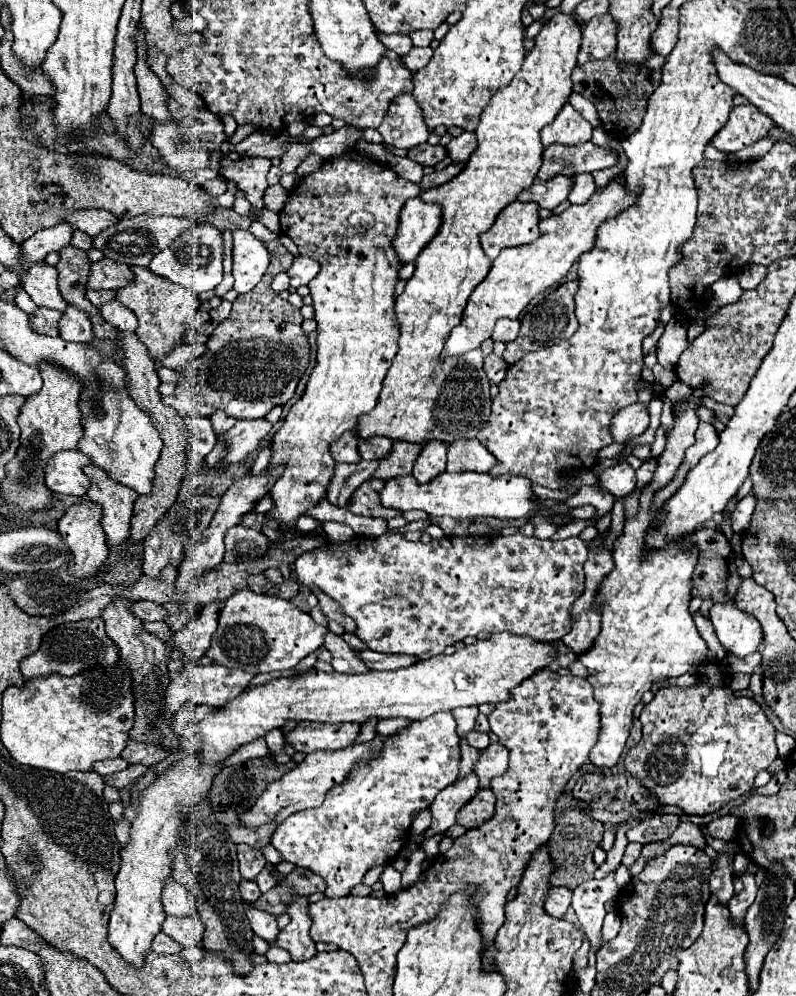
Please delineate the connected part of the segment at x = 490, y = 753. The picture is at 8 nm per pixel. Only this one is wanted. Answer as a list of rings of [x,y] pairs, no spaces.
[[[494,742],[488,748],[480,750],[478,760],[474,762],[474,772],[480,778],[480,788],[488,788],[490,780],[498,774],[504,774],[504,770],[508,768],[508,750]]]

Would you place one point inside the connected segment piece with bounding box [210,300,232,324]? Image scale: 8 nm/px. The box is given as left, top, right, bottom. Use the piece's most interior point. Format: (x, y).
(221, 313)

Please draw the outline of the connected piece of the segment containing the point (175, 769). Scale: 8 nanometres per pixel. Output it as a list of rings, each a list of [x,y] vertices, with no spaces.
[[[498,632],[492,638],[478,640],[470,646],[462,646],[452,656],[440,654],[438,658],[430,658],[428,662],[416,662],[408,668],[400,668],[394,672],[364,672],[364,674],[340,674],[340,672],[320,672],[308,670],[294,678],[276,678],[262,686],[250,688],[236,696],[234,700],[220,706],[214,714],[208,714],[204,720],[196,724],[188,724],[186,732],[180,736],[180,752],[188,754],[180,760],[172,762],[166,772],[158,774],[158,778],[144,790],[138,792],[138,814],[130,826],[130,842],[120,850],[120,872],[116,876],[116,902],[110,914],[108,942],[122,954],[124,960],[136,964],[138,968],[144,964],[144,952],[150,950],[154,936],[162,930],[162,922],[166,918],[160,902],[160,894],[168,878],[172,876],[172,848],[178,842],[180,826],[186,822],[190,810],[196,808],[210,792],[212,780],[222,770],[222,762],[236,754],[242,746],[264,738],[272,728],[282,728],[288,720],[294,722],[326,722],[326,724],[342,724],[354,722],[364,724],[370,718],[408,718],[408,720],[424,720],[440,710],[454,710],[460,706],[480,706],[480,704],[500,704],[510,698],[510,690],[522,684],[526,678],[536,674],[538,670],[550,668],[552,660],[558,656],[558,650],[552,642],[534,640],[530,636],[518,636],[512,632]]]

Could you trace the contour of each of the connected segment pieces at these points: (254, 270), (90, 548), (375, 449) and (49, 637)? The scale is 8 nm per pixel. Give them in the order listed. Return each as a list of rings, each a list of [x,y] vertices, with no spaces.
[[[234,230],[234,290],[250,292],[264,276],[270,264],[270,252],[264,242],[254,238],[248,230]]]
[[[80,500],[74,506],[70,506],[58,522],[58,532],[62,534],[62,538],[68,542],[70,550],[72,550],[72,564],[68,570],[74,578],[94,576],[108,558],[106,534],[102,530],[100,520],[102,520],[102,508],[90,500]]]
[[[380,436],[368,438],[368,440],[360,440],[358,450],[360,450],[360,456],[364,460],[382,460],[382,458],[386,458],[390,454],[392,440],[380,438]]]
[[[92,618],[92,620],[80,620],[80,622],[66,622],[60,626],[54,626],[50,632],[44,634],[40,648],[24,658],[20,662],[20,672],[26,680],[34,676],[46,676],[46,674],[62,674],[62,676],[74,676],[78,672],[84,672],[96,664],[100,666],[114,666],[118,660],[118,648],[104,632],[104,620]]]

